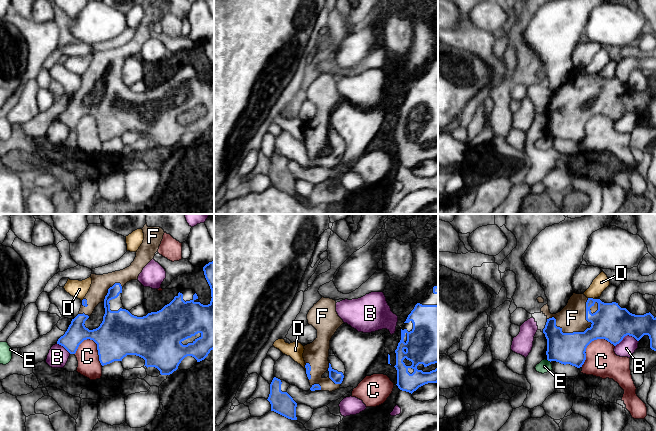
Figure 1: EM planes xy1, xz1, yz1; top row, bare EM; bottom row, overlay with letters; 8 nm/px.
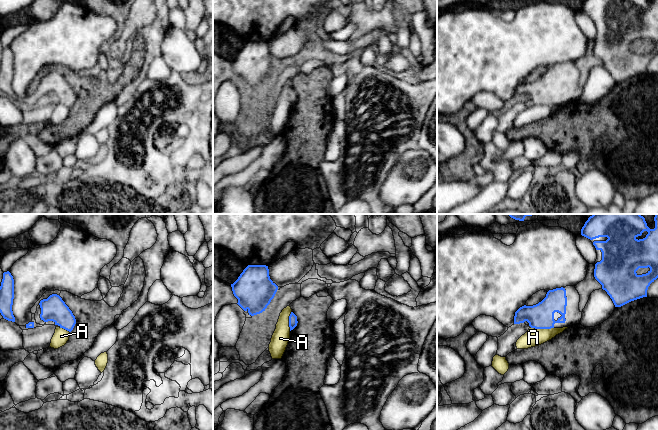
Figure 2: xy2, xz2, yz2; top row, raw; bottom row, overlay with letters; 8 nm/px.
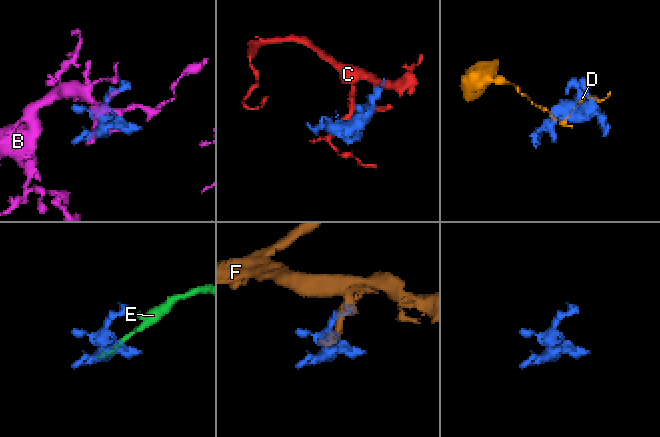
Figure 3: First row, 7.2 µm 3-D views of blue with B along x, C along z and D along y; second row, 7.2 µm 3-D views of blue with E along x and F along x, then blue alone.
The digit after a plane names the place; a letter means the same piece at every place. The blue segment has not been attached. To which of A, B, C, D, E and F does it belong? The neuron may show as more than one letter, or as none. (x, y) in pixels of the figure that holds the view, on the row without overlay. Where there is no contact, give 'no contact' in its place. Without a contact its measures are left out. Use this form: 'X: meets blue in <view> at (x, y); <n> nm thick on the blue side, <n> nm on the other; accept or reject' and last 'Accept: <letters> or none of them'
A: meets blue in yz2 at (542, 104); 200 nm thick on the blue side, 150 nm on the other; reject
B: meets blue in yz1 at (626, 111); 280 nm thick on the blue side, 140 nm on the other; reject
C: meets blue in xy1 at (97, 125); 360 nm thick on the blue side, 180 nm on the other; reject
D: meets blue in xz1 at (305, 143); 50 nm thick on the blue side, 140 nm on the other; reject
E: meets blue in yz1 at (549, 136); 260 nm thick on the blue side, 100 nm on the other; reject
F: meets blue in yz1 at (564, 109); 260 nm thick on the blue side, 220 nm on the other; accept
Accept: F

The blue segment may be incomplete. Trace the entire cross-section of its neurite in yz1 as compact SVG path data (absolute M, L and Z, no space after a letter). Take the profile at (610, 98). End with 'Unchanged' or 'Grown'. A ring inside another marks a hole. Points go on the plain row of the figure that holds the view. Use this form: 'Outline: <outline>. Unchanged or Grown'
Outline: M584 70L573 71L568 76L567 81L558 89L551 90L548 80L541 84L541 88L547 93L547 98L543 109L547 115L547 136L556 137L561 140L570 140L577 144L582 143L586 136L586 124L594 116L605 115L614 122L619 120L627 111L634 113L639 117L644 111L650 115L650 124L656 127L656 93L650 88L644 91L635 91L630 89L626 84L621 84L618 79L604 79L598 74L587 74Z. Grown

